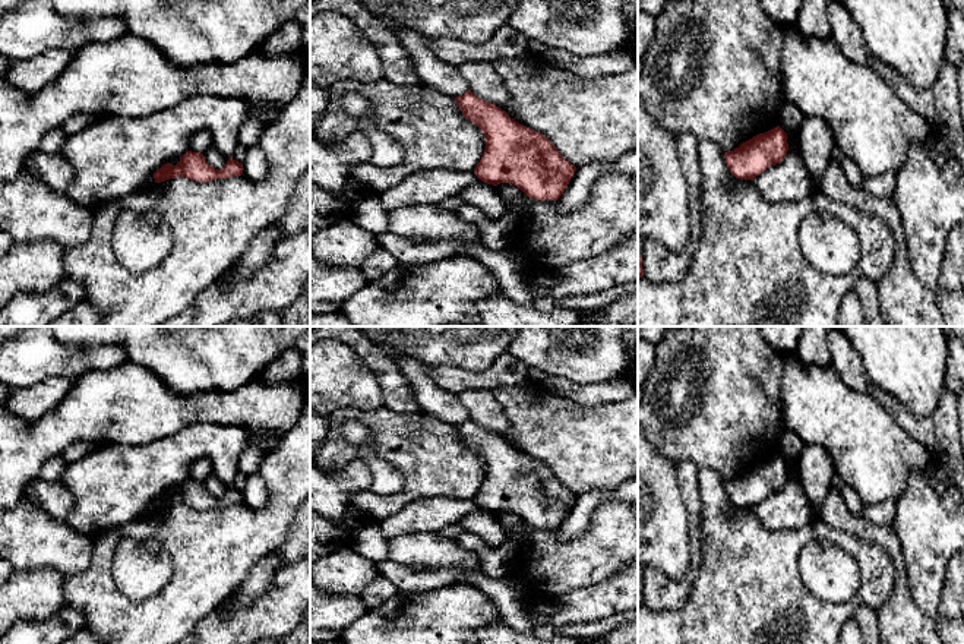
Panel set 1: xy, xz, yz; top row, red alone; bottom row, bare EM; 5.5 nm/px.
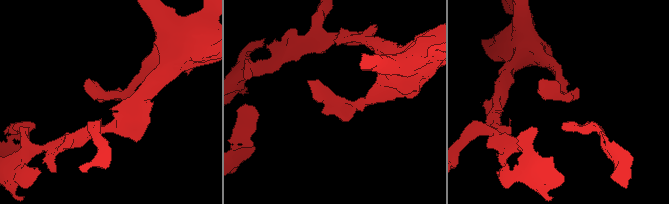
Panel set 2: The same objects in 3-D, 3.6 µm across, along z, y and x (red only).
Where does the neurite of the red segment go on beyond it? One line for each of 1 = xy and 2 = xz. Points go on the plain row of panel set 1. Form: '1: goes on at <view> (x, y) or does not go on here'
1: does not go on here
2: does not go on here

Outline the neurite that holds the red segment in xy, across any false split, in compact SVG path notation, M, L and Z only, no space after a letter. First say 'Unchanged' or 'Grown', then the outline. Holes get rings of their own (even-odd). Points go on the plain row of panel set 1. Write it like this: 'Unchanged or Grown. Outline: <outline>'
Unchanged. Outline: M187 479L180 484L180 490L173 493L164 492L154 501L155 511L161 511L174 505L186 505L196 509L211 509L215 506L230 506L243 502L243 492L228 486L227 492L221 498L215 498L209 493L200 480Z

